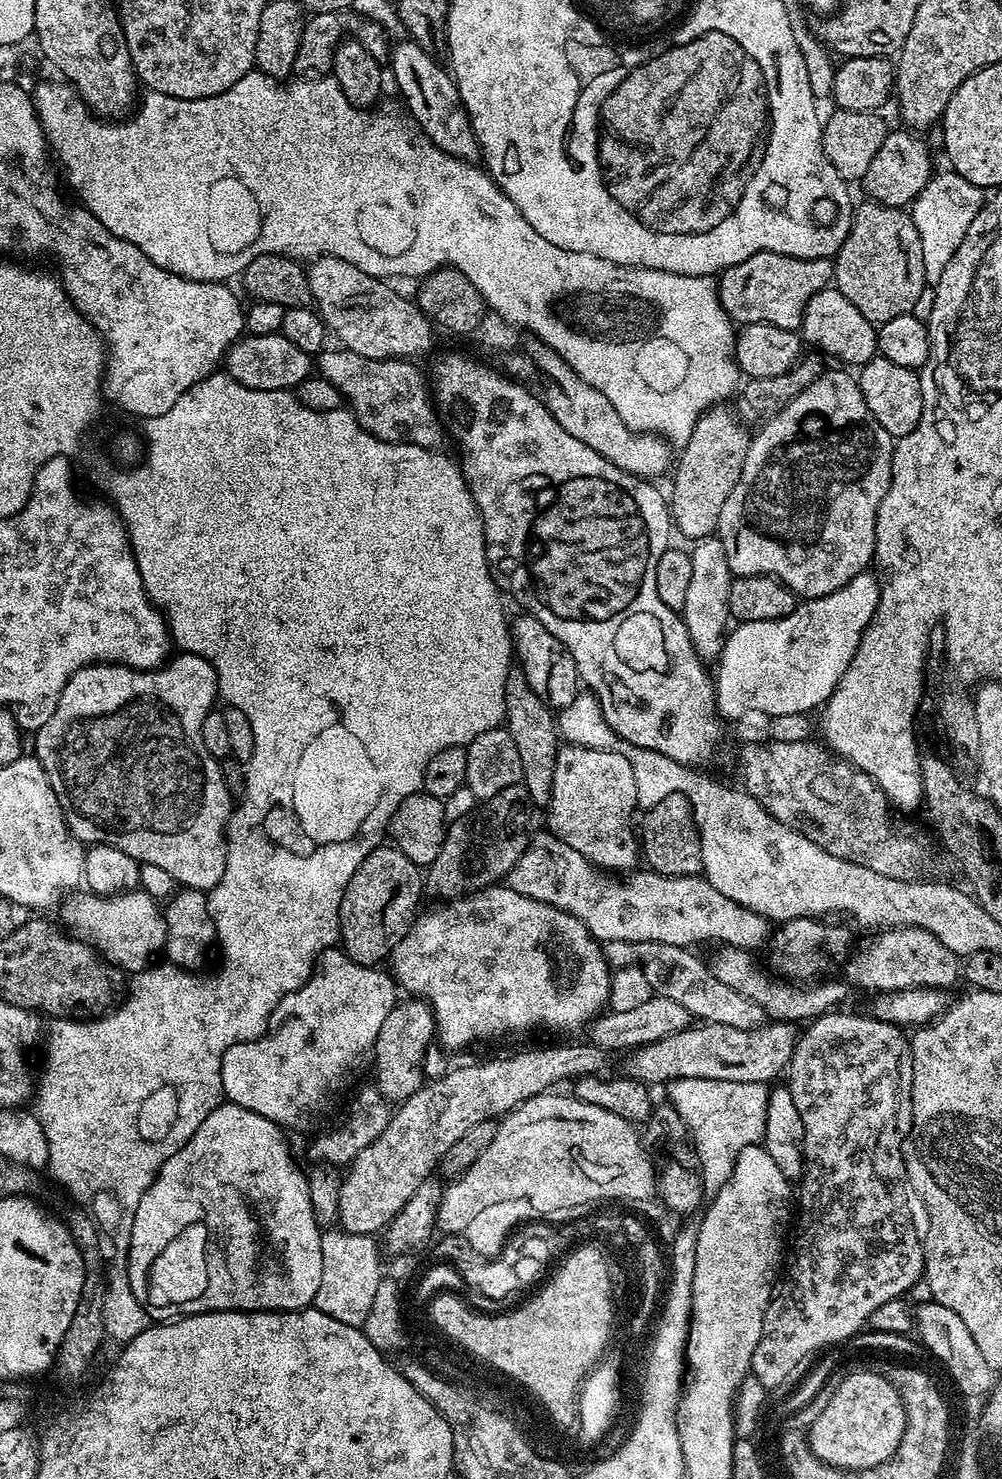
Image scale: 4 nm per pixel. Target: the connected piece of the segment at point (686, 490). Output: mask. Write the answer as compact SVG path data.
M713 406L700 415L690 442L679 449L671 473L670 515L675 531L681 532L689 542L706 539L719 529L722 506L726 506L726 498L730 498L730 490L734 490L734 482L738 482L746 462L749 429L731 407L724 407L728 406Z

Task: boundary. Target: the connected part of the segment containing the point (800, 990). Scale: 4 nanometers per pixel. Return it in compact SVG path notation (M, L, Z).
M731 946L717 947L717 952L710 959L711 972L717 976L723 985L730 986L743 998L758 1003L773 1021L776 1022L803 1022L823 1016L837 1009L850 991L847 983L839 984L836 980L828 980L825 984L816 984L813 988L804 988L803 983L789 982L787 979L777 979L767 967L759 968L751 951L747 948L733 948Z

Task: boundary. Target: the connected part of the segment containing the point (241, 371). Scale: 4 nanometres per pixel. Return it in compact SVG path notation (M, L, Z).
M274 334L241 335L240 339L228 349L222 361L223 371L230 378L250 386L250 390L295 390L296 387L314 372L313 353L294 346L290 338Z

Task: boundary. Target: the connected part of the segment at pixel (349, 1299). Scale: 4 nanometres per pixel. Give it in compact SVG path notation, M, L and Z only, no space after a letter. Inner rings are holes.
M334 1228L321 1233L320 1245L322 1246L322 1279L313 1305L320 1312L329 1314L340 1322L361 1327L370 1312L378 1284L384 1276L383 1271L380 1272L378 1254L380 1248L377 1239L373 1235L354 1235L343 1229Z

